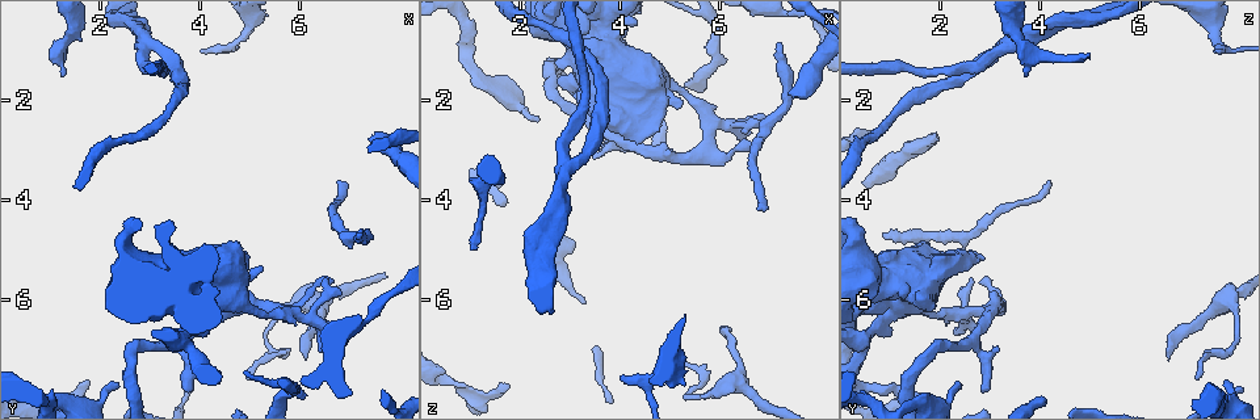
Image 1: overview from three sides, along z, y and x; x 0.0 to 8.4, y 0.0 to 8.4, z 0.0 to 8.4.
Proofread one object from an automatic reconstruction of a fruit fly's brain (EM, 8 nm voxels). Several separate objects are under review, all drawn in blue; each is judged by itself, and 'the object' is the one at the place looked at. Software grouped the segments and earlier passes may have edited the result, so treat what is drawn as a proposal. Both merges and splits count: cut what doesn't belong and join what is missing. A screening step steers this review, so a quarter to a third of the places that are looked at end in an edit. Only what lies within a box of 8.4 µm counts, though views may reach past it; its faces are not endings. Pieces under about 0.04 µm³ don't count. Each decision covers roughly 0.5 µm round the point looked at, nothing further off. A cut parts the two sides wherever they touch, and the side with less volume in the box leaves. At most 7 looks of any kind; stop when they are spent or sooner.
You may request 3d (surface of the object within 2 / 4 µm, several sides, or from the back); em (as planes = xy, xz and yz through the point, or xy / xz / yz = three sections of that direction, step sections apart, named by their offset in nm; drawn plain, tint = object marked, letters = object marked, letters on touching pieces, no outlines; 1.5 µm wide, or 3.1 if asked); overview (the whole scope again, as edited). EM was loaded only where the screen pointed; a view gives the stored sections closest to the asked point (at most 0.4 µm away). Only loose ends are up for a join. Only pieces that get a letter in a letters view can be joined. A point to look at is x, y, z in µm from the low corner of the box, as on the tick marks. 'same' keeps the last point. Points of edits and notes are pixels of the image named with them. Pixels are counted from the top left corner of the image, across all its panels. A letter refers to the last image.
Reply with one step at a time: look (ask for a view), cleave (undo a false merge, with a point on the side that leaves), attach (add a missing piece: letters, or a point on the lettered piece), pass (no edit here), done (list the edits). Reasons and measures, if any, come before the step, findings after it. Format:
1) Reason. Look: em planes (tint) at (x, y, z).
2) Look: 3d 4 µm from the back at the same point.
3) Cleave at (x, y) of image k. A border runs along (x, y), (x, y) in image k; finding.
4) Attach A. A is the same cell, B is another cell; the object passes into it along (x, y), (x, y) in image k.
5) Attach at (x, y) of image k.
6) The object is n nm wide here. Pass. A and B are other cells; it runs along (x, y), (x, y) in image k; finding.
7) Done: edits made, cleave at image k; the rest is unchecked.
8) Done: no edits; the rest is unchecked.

Long arm stops here. Look: em yz step 8 (tint) at (7.45, 2.75, 2.00).

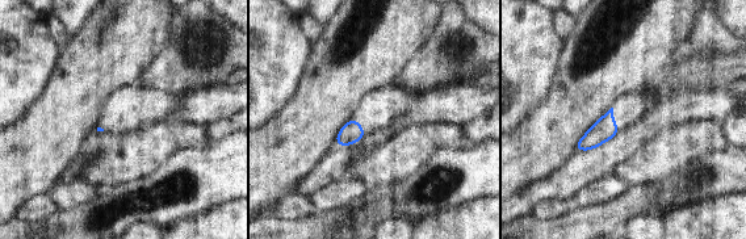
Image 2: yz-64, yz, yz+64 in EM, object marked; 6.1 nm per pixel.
Another direction. Look: em xy step 4 (letters) at the same point.

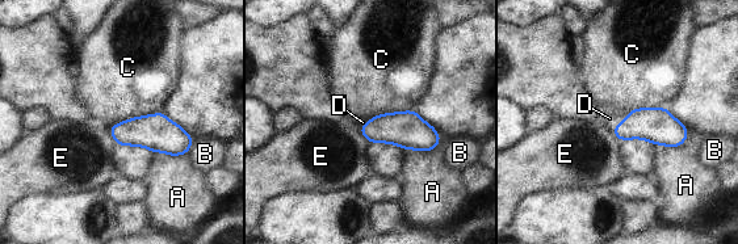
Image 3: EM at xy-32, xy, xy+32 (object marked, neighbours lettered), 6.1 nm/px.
Attach D. D is the same cell, A, B, C and E are other cells; the object passes into it along (657, 125), (621, 121), (609, 118) in image 3; it goes on there.

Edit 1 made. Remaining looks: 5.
A narrow waist. Look: 3d 4 µm at (5.75, 6.30, 2.40).

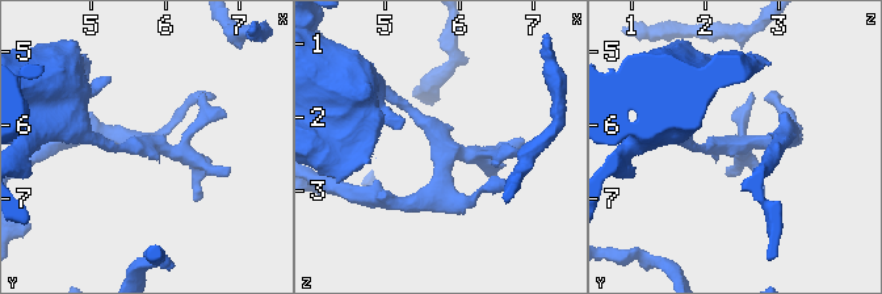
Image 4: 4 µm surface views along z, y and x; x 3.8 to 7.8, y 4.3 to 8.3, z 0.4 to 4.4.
Now the EM. Look: em xz step 8 (tint) at (5.80, 6.30, 2.45).

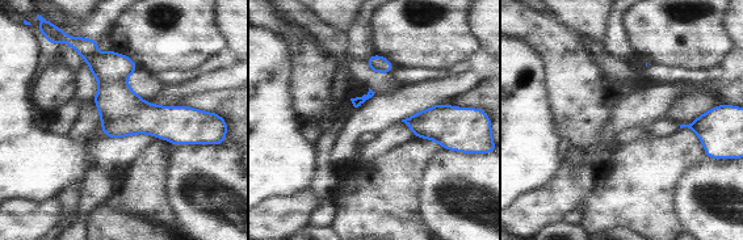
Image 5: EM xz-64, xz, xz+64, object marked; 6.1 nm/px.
Look: em xz step 8 (letters) at the same point.

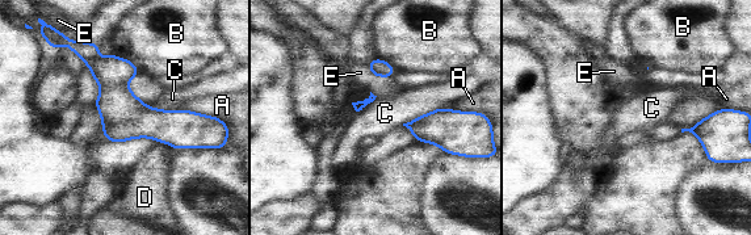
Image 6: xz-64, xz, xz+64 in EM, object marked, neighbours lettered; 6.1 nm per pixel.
Pass. A, B, C, D and E are other cells; a border runs along (443, 106), (402, 124) in image 6; all the same neuron.

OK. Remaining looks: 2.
Branch stops here. Look: em planes (letters) at (1.80, 7.65, 7.75).

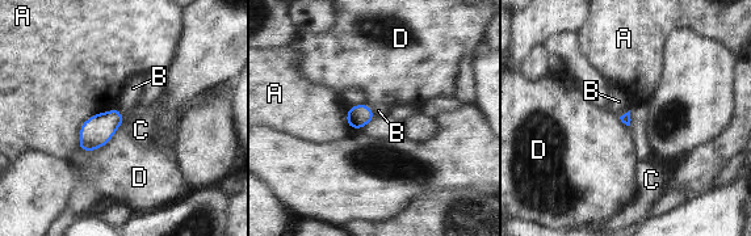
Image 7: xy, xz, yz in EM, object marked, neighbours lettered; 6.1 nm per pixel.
The longest contact is with A, 340 nm. Pass. A, B, C and D are other cells; a border runs along (370, 108), (374, 117) in image 7; no lettered piece goes on from it.

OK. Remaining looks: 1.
Done: edits made, attach at image 3; the rest is unchecked.

